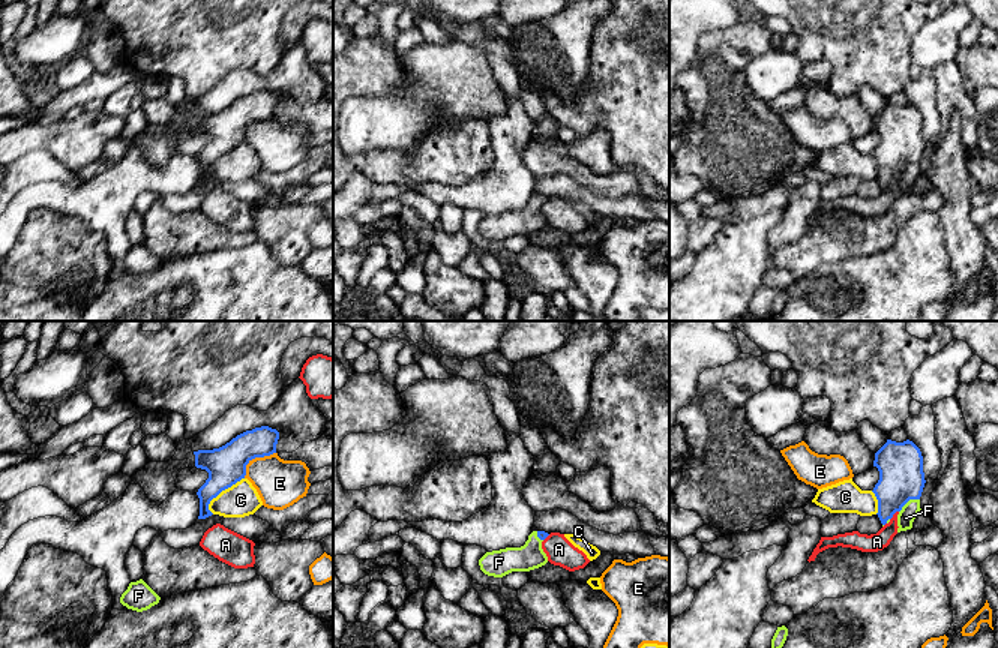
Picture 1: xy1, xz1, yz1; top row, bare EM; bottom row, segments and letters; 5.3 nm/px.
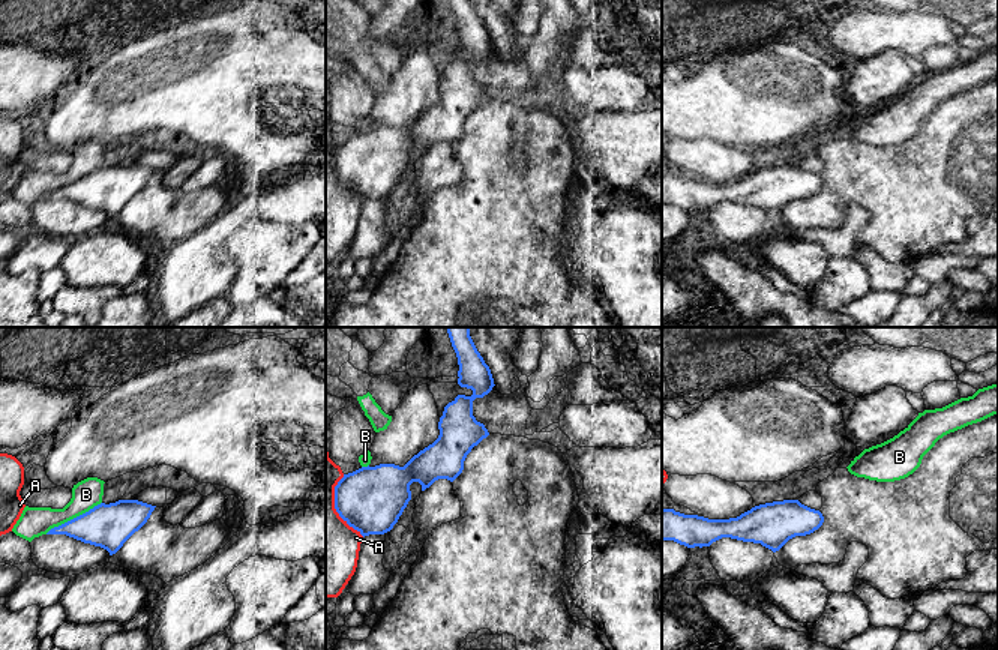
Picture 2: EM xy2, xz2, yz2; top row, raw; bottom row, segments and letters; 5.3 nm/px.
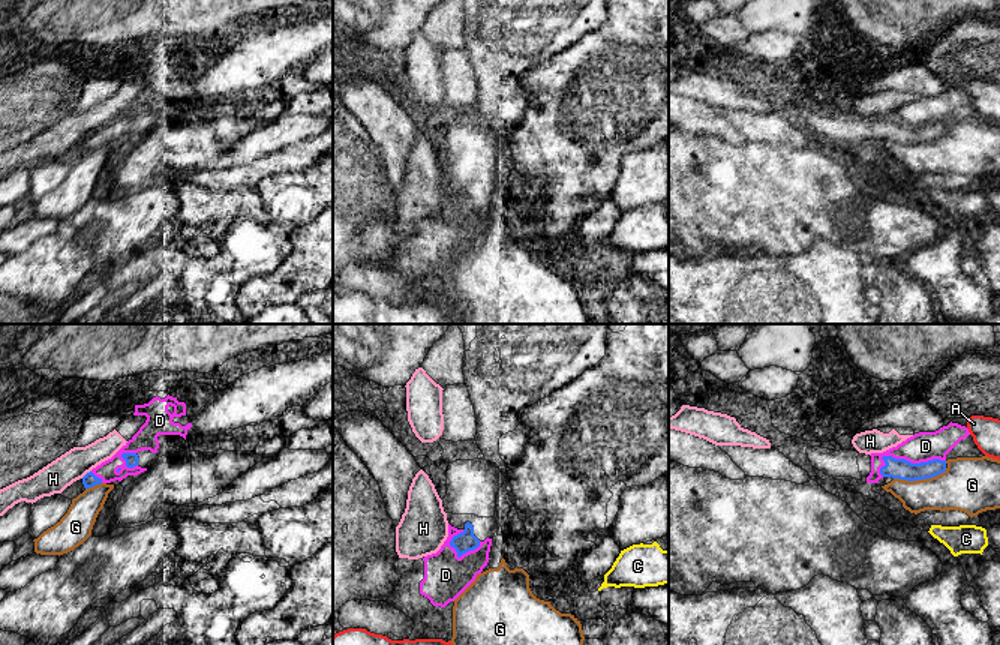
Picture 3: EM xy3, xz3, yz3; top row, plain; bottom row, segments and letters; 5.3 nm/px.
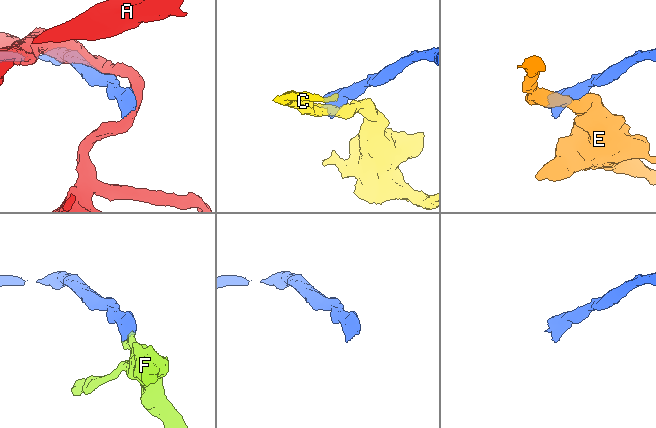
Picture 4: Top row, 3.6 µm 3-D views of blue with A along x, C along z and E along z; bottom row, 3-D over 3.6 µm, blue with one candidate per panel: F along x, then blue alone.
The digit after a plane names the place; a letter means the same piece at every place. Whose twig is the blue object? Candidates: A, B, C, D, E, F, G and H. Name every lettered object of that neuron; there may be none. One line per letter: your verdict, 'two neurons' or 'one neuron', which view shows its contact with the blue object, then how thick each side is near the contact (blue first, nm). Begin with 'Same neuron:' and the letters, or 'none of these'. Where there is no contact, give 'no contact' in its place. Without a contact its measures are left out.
Same neuron: F
A: two neurons; meets blue in xz2; 360 nm thick on the blue side, 360 nm on the other
B: two neurons; meets blue in xy2; 240 nm thick on the blue side, 160 nm on the other
C: two neurons; meets blue in xy1; 200 nm thick on the blue side, 180 nm on the other
D: two neurons; meets blue in yz3; 110 nm thick on the blue side, 160 nm on the other
E: two neurons; meets blue in xy1; 200 nm thick on the blue side, 260 nm on the other
F: one neuron; meets blue in yz1; 240 nm thick on the blue side, 90 nm on the other
G: two neurons; meets blue in yz3; 110 nm thick on the blue side, 260 nm on the other
H: two neurons; meets blue in xy3; 80 nm thick on the blue side, 160 nm on the other

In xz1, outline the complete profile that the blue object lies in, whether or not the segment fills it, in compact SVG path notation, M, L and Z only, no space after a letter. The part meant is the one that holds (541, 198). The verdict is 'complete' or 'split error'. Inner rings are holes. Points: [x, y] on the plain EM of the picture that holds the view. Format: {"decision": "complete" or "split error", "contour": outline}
{"decision": "split error", "contour": "M533 195L521 212L506 212L486 216L480 224L480 234L494 242L503 242L512 236L530 236L548 226L548 220L542 213L542 206L549 198L545 195Z"}

